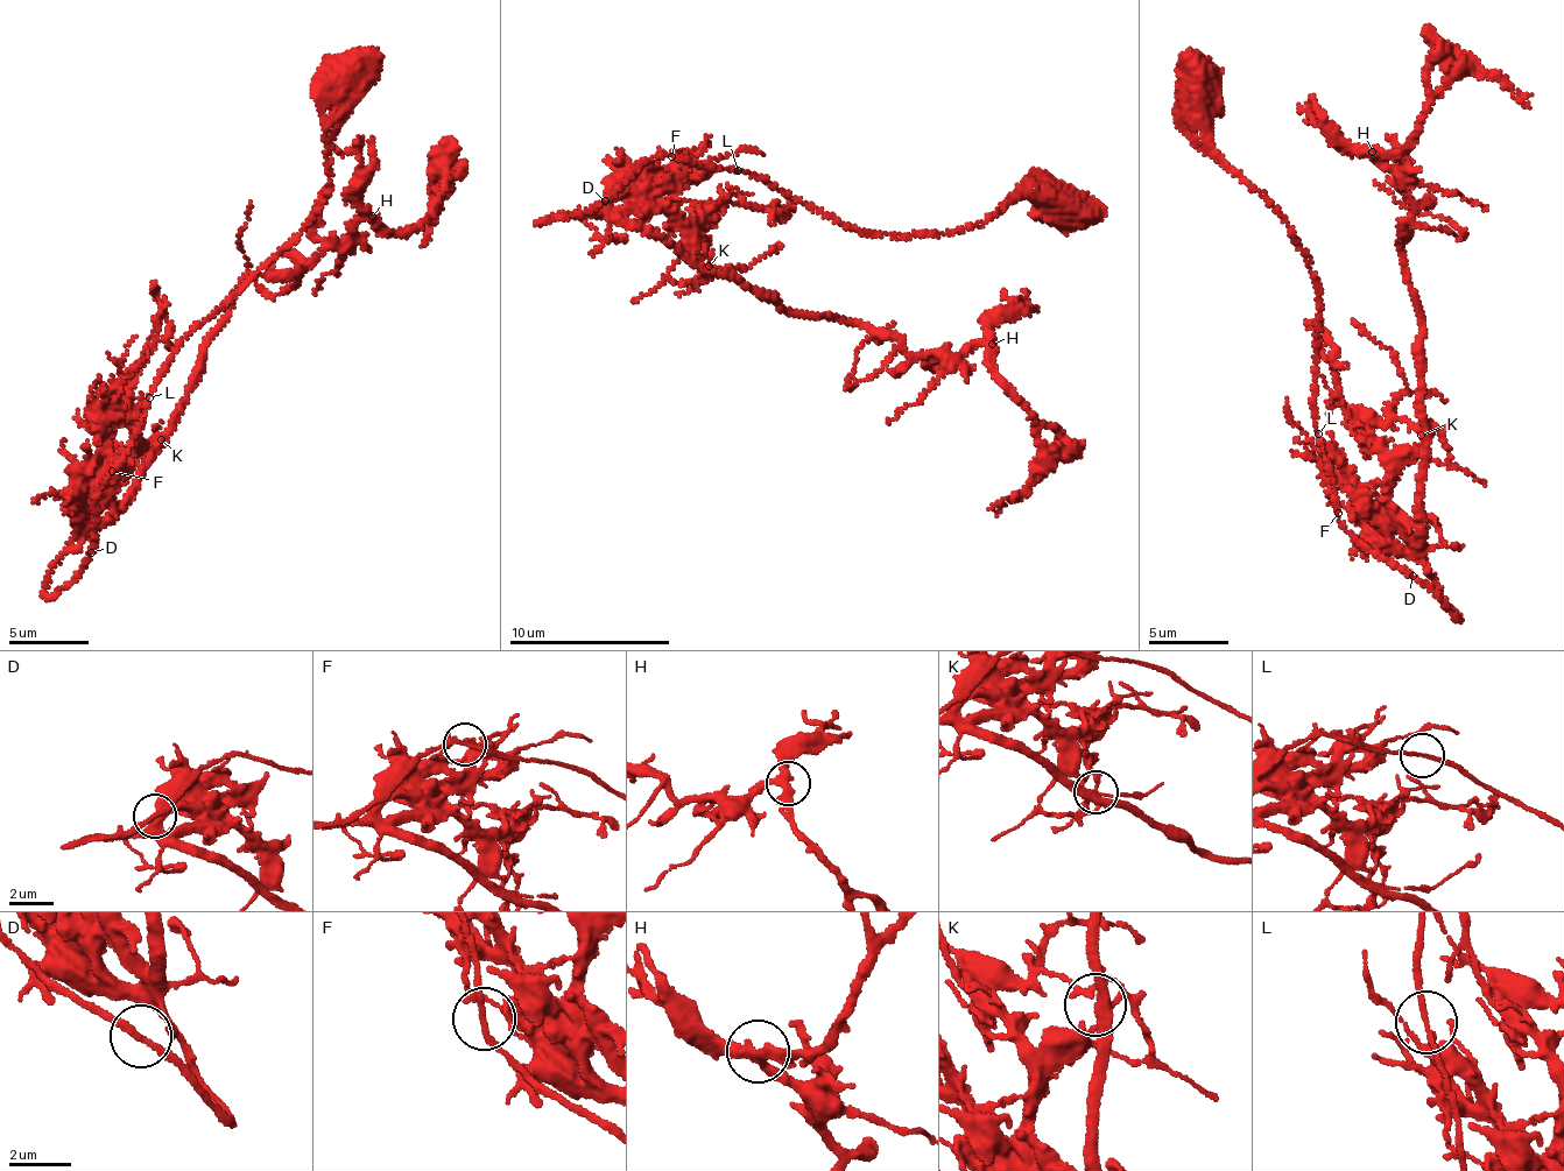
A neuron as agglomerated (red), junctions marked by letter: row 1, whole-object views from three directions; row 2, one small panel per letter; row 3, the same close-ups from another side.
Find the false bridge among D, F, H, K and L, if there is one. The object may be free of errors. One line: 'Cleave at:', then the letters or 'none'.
Cleave at: none

